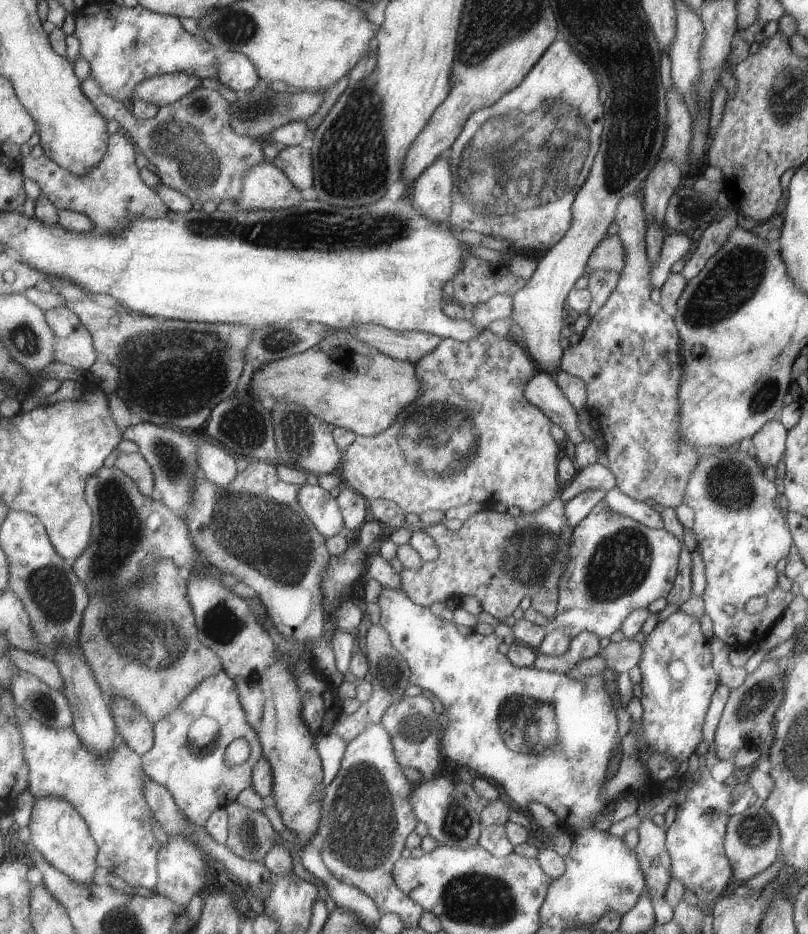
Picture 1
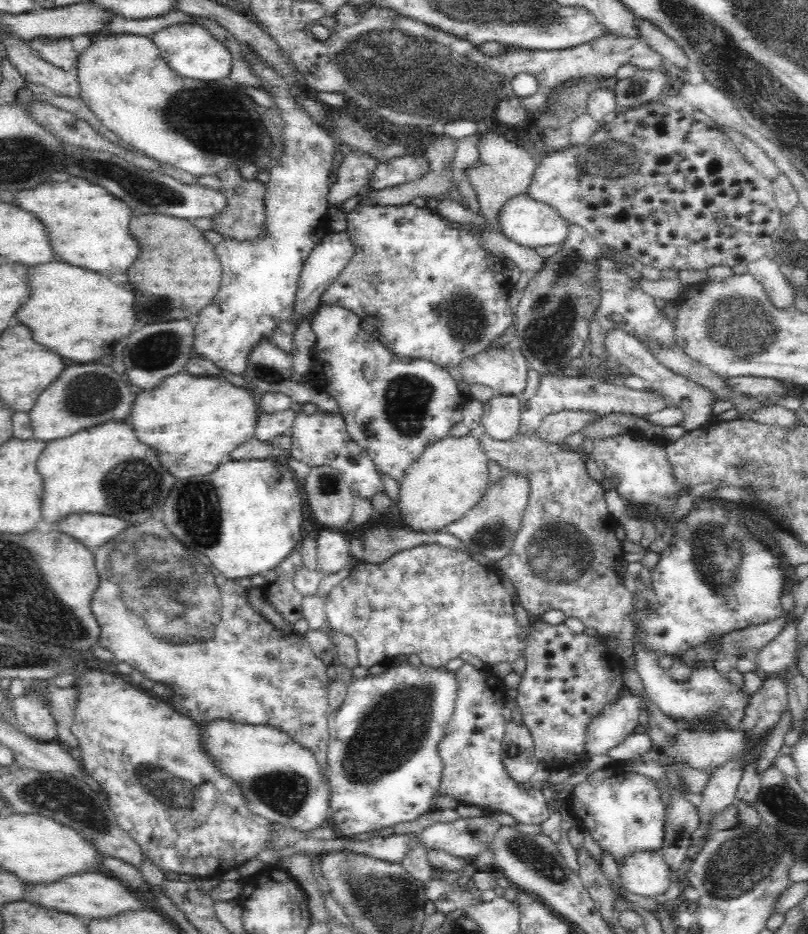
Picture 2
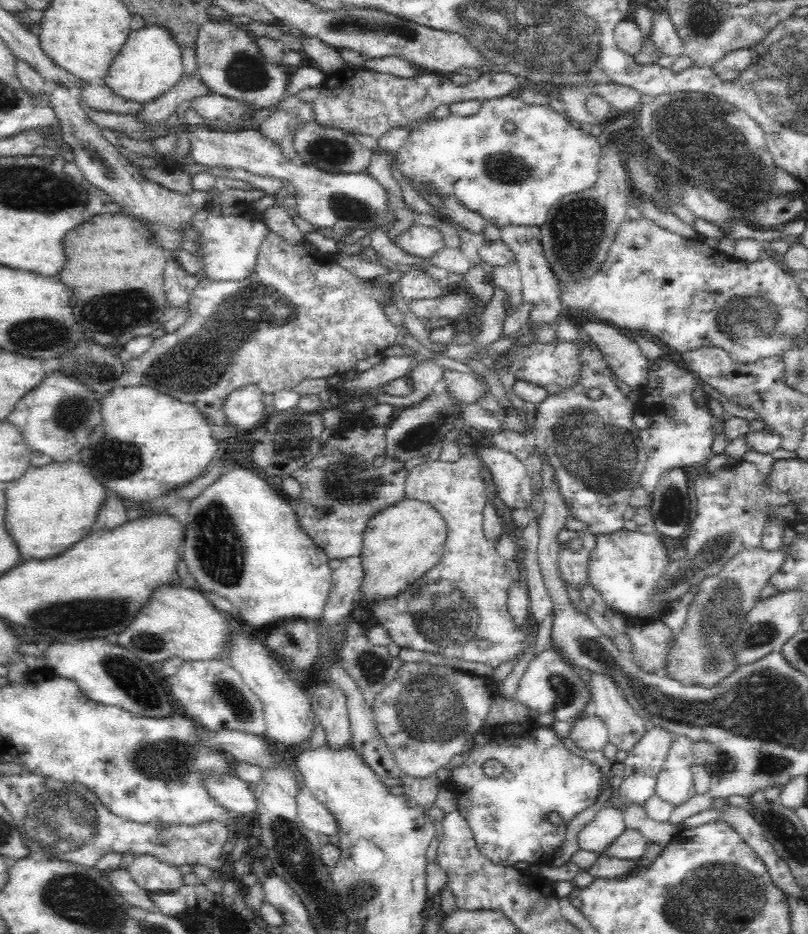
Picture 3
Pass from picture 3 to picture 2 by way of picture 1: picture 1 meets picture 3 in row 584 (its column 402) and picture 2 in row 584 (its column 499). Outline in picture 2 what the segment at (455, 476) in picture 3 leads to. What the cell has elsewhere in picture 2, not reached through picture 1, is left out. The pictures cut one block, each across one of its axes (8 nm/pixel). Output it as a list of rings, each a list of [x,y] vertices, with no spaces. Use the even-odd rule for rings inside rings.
[[[461,541],[452,548],[437,542],[418,544],[390,556],[381,564],[355,562],[349,575],[336,584],[321,602],[328,630],[340,631],[354,638],[358,664],[364,668],[385,663],[400,654],[416,654],[422,665],[444,668],[449,660],[464,652],[477,656],[487,667],[498,662],[514,663],[524,656],[527,641],[519,638],[521,631],[512,597],[498,571],[476,561],[475,555]]]

